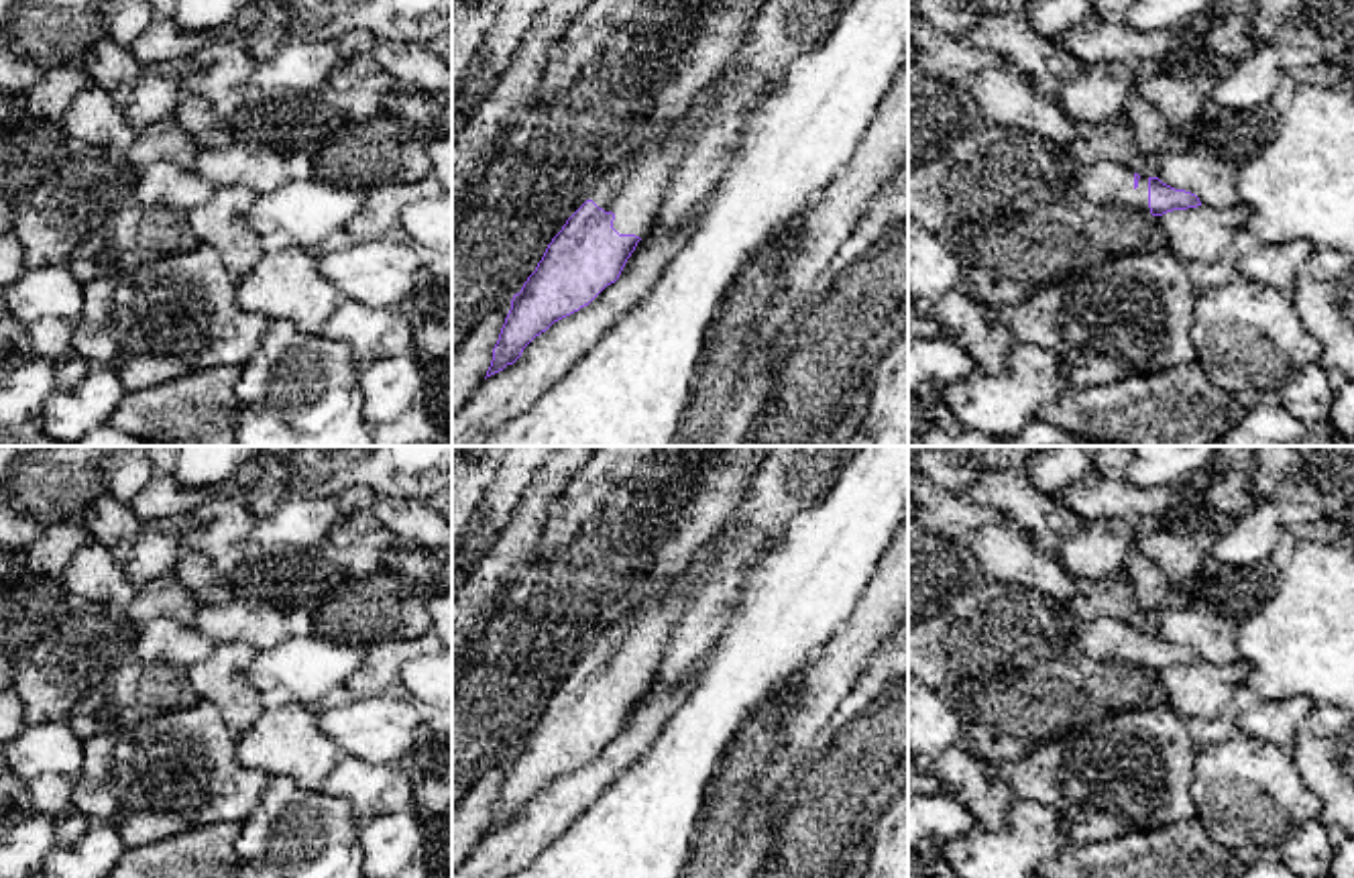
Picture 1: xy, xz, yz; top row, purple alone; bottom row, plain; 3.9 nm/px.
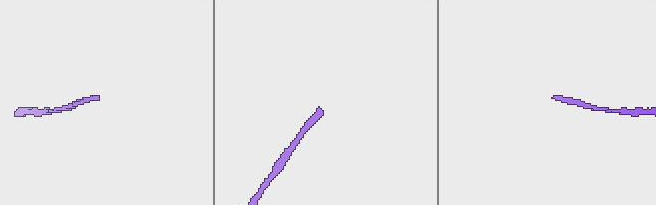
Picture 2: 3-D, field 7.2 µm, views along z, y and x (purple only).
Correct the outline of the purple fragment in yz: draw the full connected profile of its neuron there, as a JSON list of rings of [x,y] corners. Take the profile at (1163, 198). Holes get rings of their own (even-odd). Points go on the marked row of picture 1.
[[[1114,161],[1081,165],[1075,191],[1095,204],[1136,208],[1152,216],[1201,206],[1195,194],[1175,189],[1159,177],[1142,177]]]

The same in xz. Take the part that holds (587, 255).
[[[711,86],[666,126],[656,145],[609,169],[590,189],[513,295],[487,377],[513,365],[535,336],[619,279],[637,242],[650,232],[670,173],[688,153],[709,100]]]

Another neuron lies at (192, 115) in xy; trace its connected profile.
[[[181,96],[171,112],[171,120],[200,143],[202,149],[220,149],[232,143],[228,122],[218,118],[202,96]]]

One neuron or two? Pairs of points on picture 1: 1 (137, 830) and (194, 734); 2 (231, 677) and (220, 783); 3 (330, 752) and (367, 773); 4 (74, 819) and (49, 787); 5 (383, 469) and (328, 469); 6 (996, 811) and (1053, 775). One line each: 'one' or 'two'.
1: one
2: two
3: two
4: one
5: one
6: two

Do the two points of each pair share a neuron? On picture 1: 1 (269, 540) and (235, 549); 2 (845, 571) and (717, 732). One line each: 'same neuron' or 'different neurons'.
1: different neurons
2: same neuron

